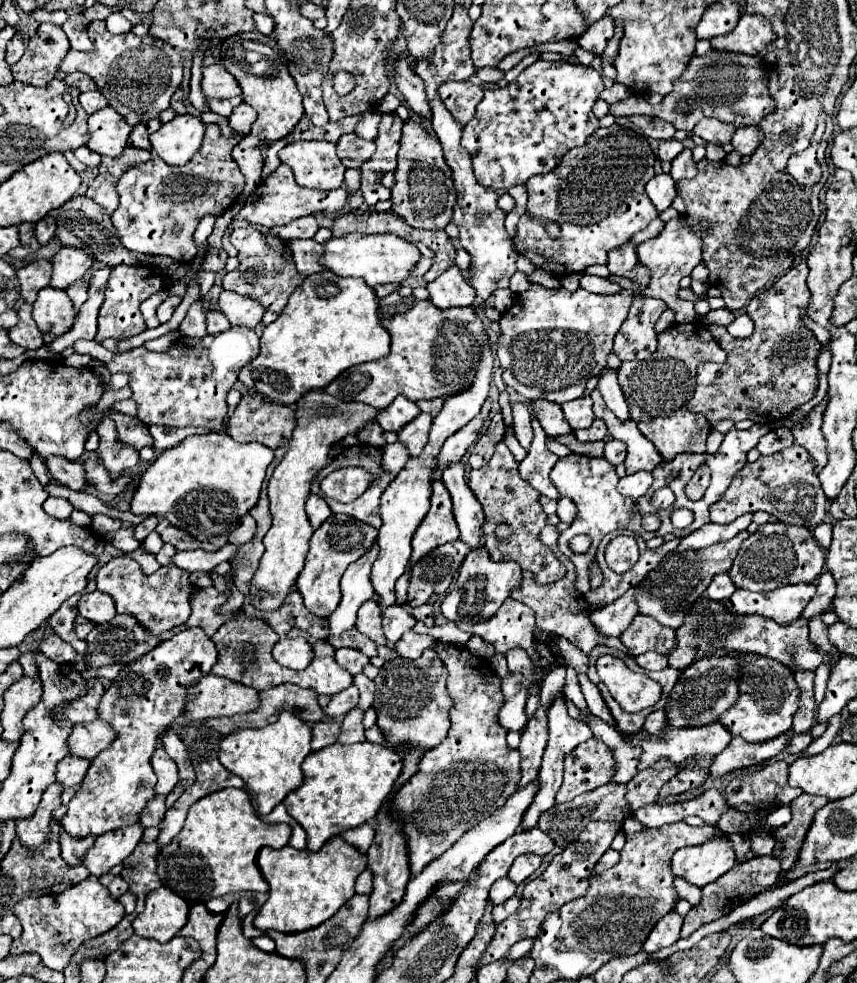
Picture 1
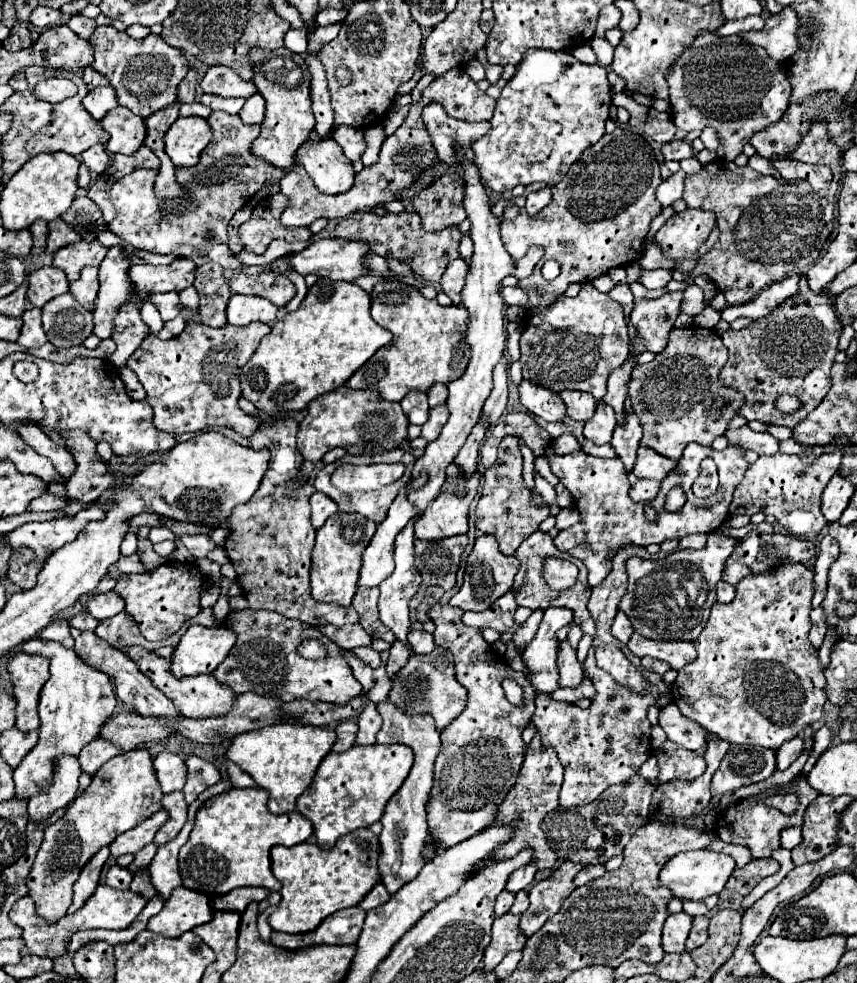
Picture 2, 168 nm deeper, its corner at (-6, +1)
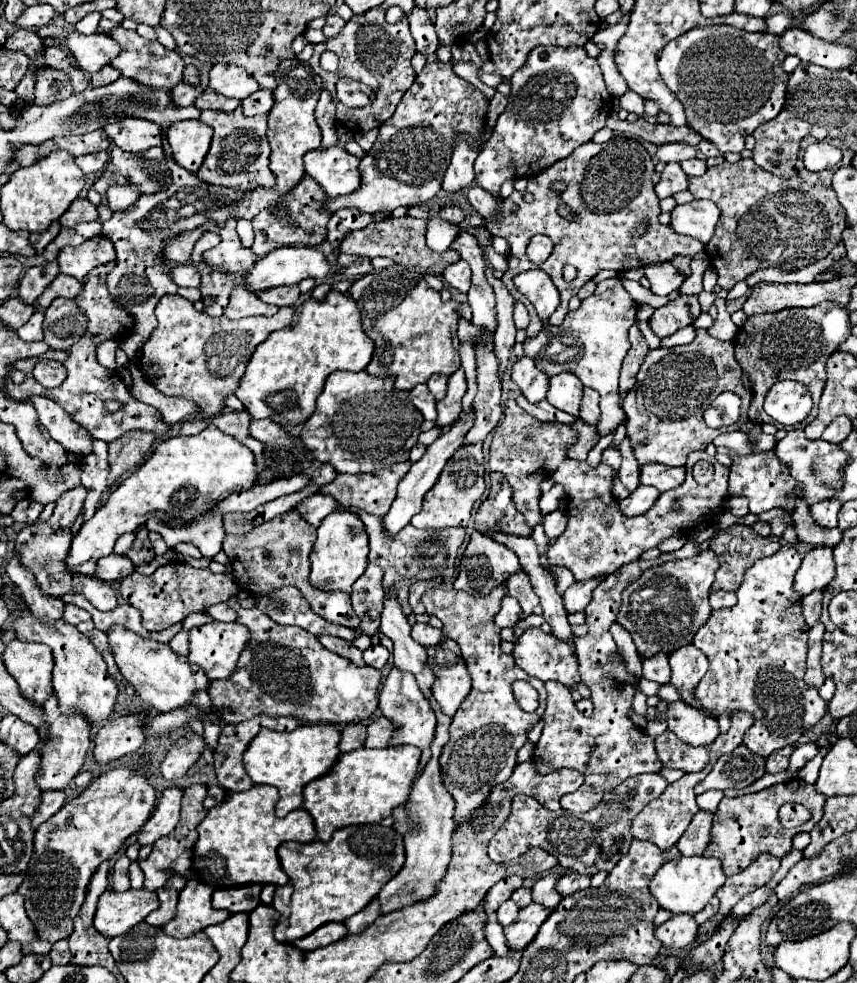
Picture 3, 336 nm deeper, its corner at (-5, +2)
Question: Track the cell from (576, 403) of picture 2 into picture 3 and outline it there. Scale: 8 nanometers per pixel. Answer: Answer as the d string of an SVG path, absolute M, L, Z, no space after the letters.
M570 373L554 375L554 379L550 379L548 403L564 413L578 417L580 403L582 403L582 391L584 391L584 385L580 383L576 375L570 375Z

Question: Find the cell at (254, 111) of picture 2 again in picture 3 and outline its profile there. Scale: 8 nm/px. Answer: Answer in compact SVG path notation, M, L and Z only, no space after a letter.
M260 89L256 93L252 93L250 97L246 97L242 101L242 111L244 115L260 115L260 113L268 113L272 107L274 99L272 99L272 91L268 89Z

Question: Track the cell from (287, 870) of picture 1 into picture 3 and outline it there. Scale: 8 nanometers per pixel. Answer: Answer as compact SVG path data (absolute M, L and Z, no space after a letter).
M350 825L338 829L328 843L286 841L278 847L278 859L294 887L286 927L286 939L294 941L310 935L324 923L346 921L356 911L362 911L386 881L400 871L404 863L404 843L390 827Z

